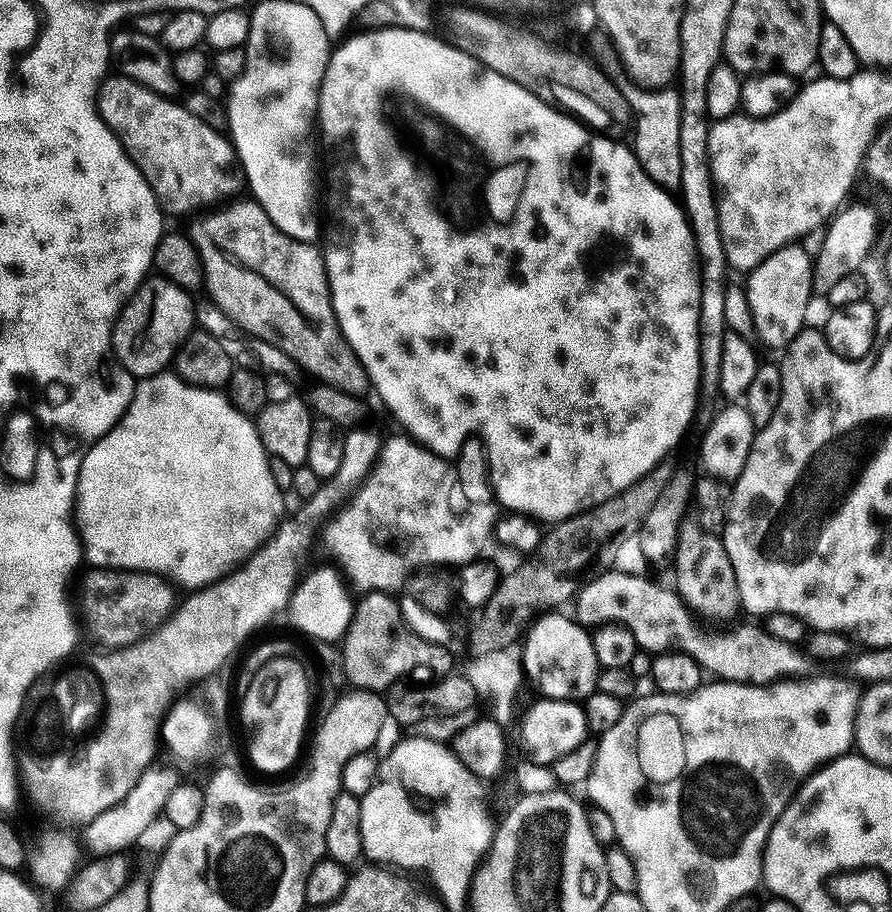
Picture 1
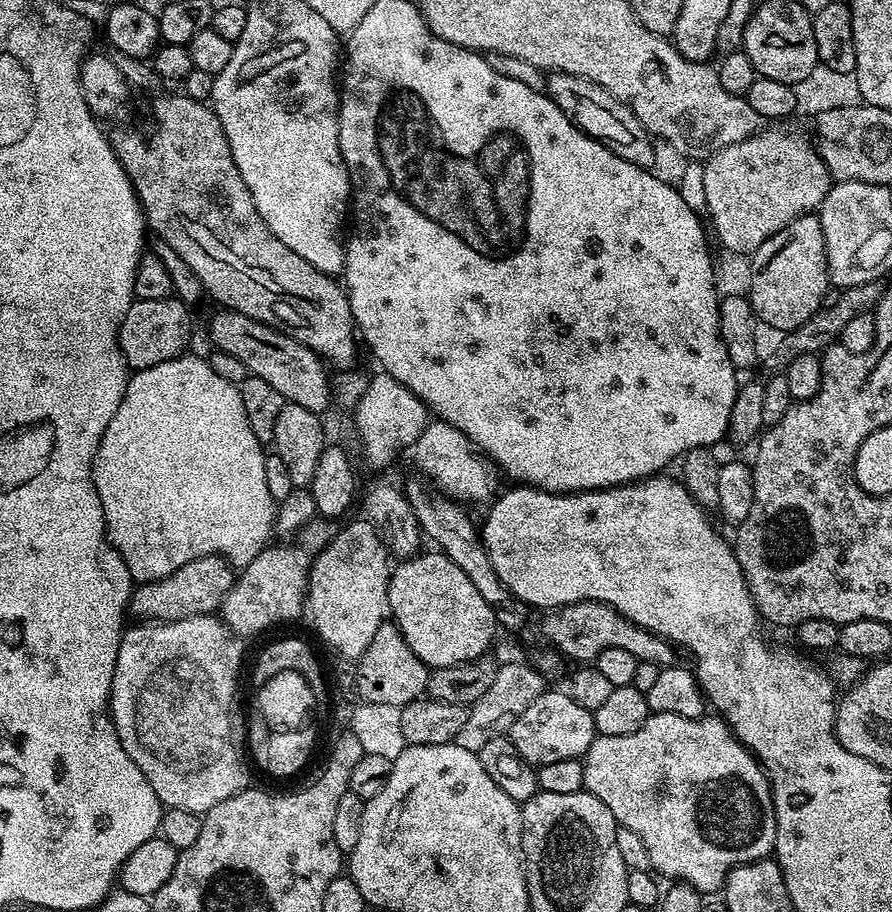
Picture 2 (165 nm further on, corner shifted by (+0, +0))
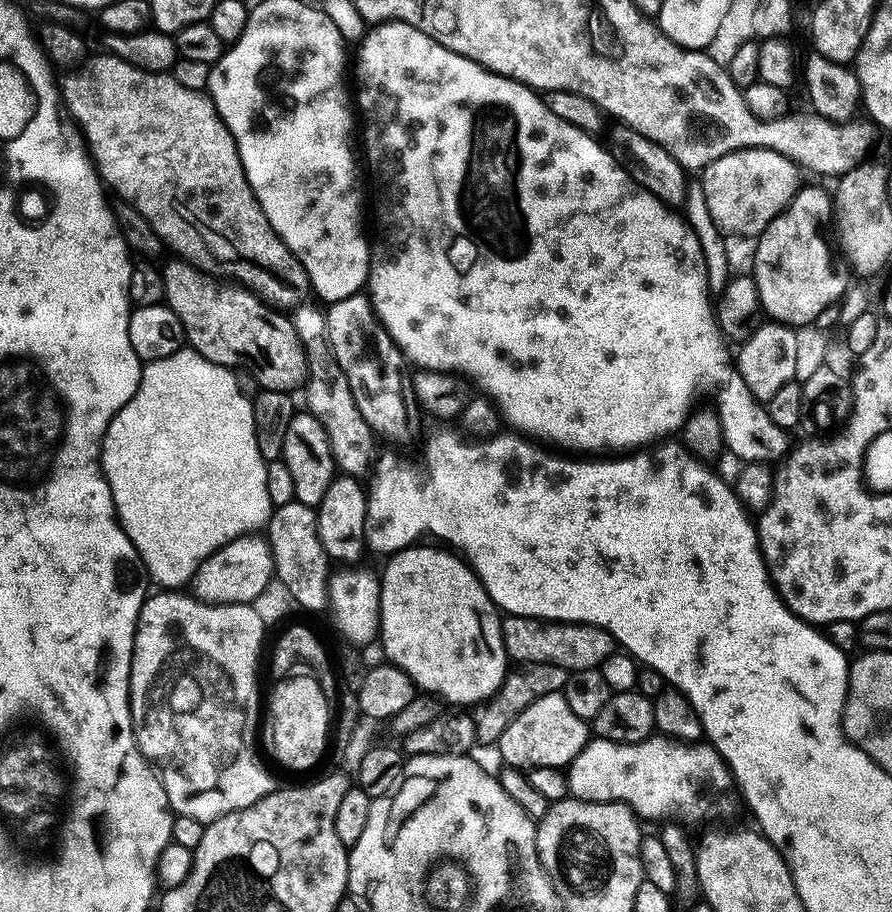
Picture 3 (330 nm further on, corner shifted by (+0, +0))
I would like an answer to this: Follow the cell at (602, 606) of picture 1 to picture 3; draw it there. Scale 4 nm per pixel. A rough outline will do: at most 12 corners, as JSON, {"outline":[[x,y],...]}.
{"outline":[[505,615],[509,661],[599,669],[618,648],[593,624]]}

